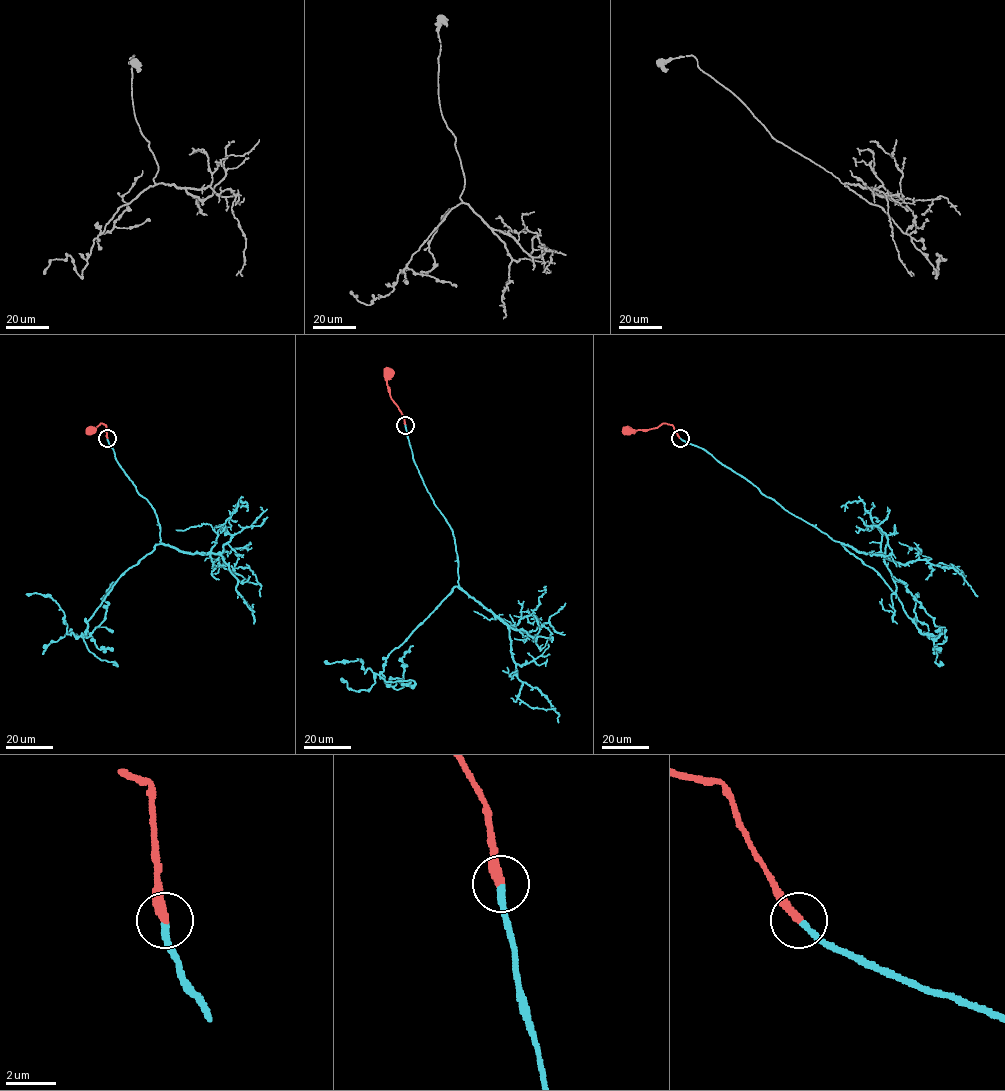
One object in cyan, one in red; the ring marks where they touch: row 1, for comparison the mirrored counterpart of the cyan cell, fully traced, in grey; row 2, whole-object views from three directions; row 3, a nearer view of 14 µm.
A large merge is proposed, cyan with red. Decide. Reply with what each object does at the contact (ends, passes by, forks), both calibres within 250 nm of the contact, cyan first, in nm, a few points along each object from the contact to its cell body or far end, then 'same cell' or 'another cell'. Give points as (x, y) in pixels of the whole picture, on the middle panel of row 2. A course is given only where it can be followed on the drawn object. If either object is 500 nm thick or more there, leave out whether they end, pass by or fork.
cyan ends; red ends; calibres 240 and 360 nm; course cyan (405, 425), (426, 490), (452, 530), (458, 585), (378, 674), (364, 673), (361, 659), (324, 661); course red (405, 425), (390, 396), (387, 372); same cell

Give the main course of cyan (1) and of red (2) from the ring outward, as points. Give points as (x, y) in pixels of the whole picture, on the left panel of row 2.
1: (107, 438), (154, 509), (160, 542), (120, 576), (86, 633), (66, 632), (64, 613), (48, 596), (26, 594)
2: (107, 438), (106, 425), (102, 423), (89, 430)

